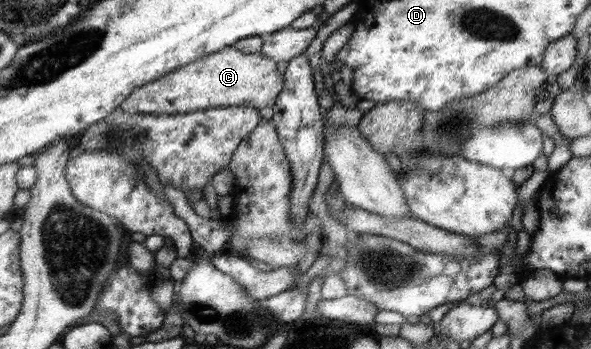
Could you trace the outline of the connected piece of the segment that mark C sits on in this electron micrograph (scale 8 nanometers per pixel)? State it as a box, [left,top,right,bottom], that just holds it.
[120,47,284,115]

